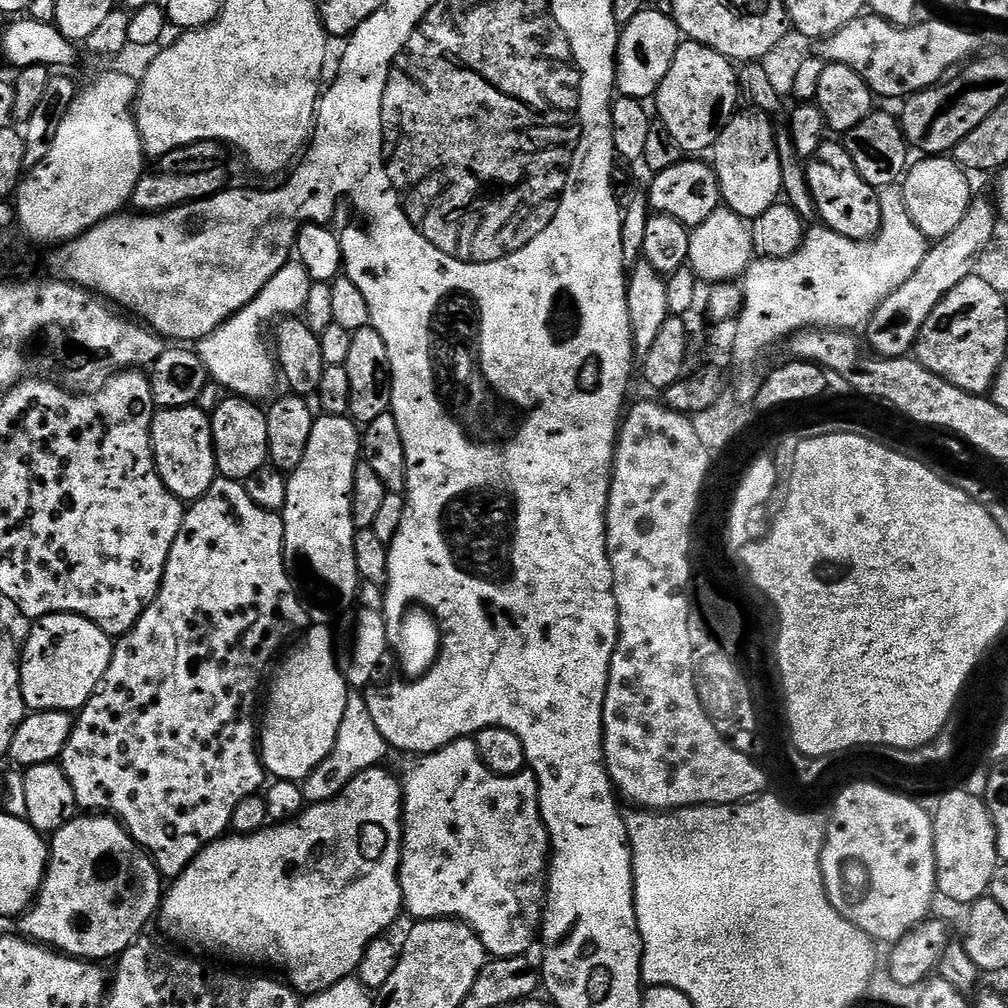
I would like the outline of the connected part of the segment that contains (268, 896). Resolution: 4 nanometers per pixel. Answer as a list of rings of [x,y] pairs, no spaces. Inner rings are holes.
[[[384,766],[367,768],[362,774],[354,777],[333,800],[321,804],[308,804],[304,811],[292,820],[263,828],[261,832],[252,832],[248,836],[225,834],[213,844],[201,848],[199,854],[182,870],[182,874],[169,883],[172,885],[169,888],[167,885],[160,902],[158,924],[160,920],[161,930],[173,940],[171,941],[173,945],[195,950],[197,953],[209,952],[212,956],[229,956],[232,960],[245,960],[248,964],[273,964],[274,967],[281,968],[285,972],[283,975],[287,983],[297,993],[313,994],[326,991],[335,983],[351,977],[359,969],[366,946],[370,946],[370,942],[381,939],[387,933],[384,931],[402,916],[404,899],[398,883],[398,869],[403,842],[401,781],[397,777],[395,780]]]

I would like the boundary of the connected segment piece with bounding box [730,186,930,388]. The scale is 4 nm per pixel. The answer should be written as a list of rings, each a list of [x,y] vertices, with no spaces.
[[[899,187],[883,189],[879,193],[880,201],[880,223],[877,227],[875,236],[870,240],[851,240],[850,238],[842,238],[842,234],[830,231],[829,228],[823,226],[809,227],[804,234],[804,240],[800,243],[800,247],[796,251],[791,252],[786,258],[781,260],[771,260],[765,256],[753,259],[752,265],[742,277],[743,304],[735,317],[737,322],[737,334],[735,334],[734,348],[730,355],[730,360],[736,363],[736,384],[740,388],[744,388],[748,384],[748,379],[756,372],[756,363],[763,358],[768,352],[771,344],[787,341],[789,336],[795,332],[803,332],[805,328],[835,328],[837,330],[856,330],[856,327],[867,325],[872,319],[872,315],[876,313],[876,307],[890,294],[894,294],[894,290],[898,290],[898,286],[902,286],[902,282],[906,282],[918,270],[918,266],[922,262],[922,258],[929,250],[930,241],[925,238],[919,230],[914,226],[914,222],[910,218],[910,214],[904,205],[904,193]]]

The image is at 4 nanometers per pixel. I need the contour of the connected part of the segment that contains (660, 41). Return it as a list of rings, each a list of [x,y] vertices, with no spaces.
[[[645,7],[628,24],[620,29],[620,41],[616,47],[616,90],[619,95],[635,100],[647,101],[655,97],[674,54],[682,43],[682,33],[671,16],[657,11],[655,7]]]

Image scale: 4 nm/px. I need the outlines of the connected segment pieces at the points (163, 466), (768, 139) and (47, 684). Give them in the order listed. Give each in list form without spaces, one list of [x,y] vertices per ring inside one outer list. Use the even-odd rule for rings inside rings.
[[[200,406],[190,408],[162,408],[159,409],[152,417],[152,456],[156,459],[156,472],[162,478],[162,482],[175,496],[182,502],[191,502],[202,498],[202,494],[206,494],[206,490],[210,490],[210,486],[218,479],[216,471],[216,451],[212,445],[212,422],[207,411],[203,412]]]
[[[737,111],[714,145],[714,167],[720,183],[720,199],[734,214],[749,222],[757,220],[781,199],[782,166],[780,150],[774,144],[772,124],[759,111]]]
[[[59,612],[53,616],[43,616],[35,621],[28,632],[28,641],[23,641],[20,653],[20,689],[24,699],[25,709],[32,712],[66,712],[79,713],[81,708],[96,692],[98,682],[106,674],[110,666],[113,637],[107,636],[95,620],[88,620],[85,616],[75,616],[69,612]]]

